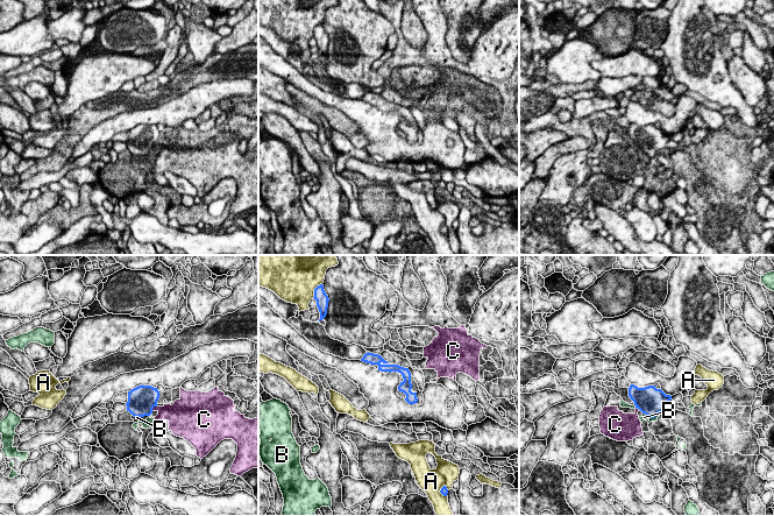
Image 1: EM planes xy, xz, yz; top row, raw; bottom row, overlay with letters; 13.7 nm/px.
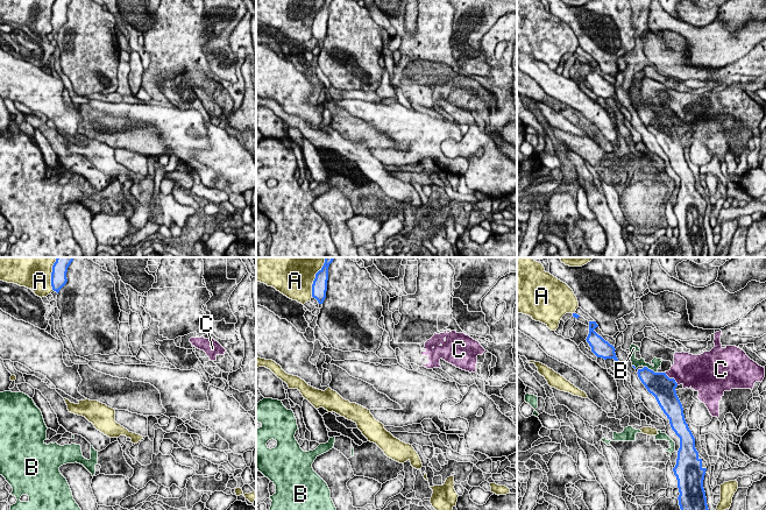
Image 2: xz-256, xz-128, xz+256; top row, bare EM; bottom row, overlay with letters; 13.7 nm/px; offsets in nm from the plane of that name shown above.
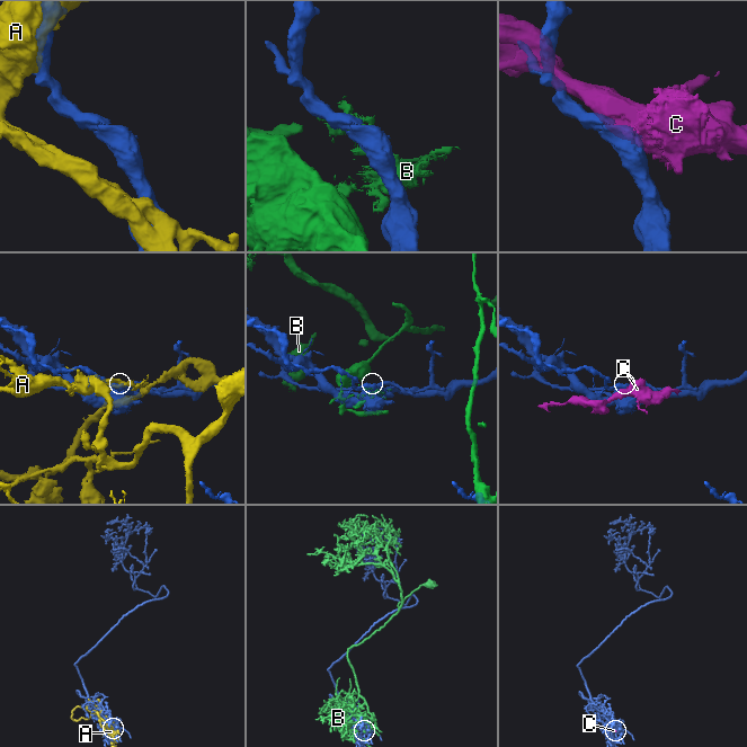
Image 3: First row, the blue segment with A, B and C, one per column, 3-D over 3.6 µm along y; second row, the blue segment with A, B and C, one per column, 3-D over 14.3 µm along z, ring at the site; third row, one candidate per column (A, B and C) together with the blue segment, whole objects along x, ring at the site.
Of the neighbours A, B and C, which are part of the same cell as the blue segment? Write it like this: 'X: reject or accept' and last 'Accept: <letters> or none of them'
A: reject
B: reject
C: reject
Accept: none of them

